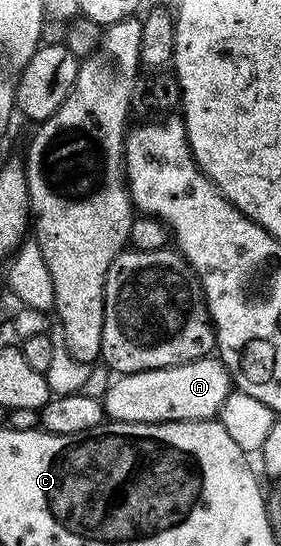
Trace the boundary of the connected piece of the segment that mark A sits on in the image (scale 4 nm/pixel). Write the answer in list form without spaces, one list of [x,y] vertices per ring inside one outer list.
[[[206,357],[183,365],[140,371],[130,375],[118,374],[117,379],[103,394],[105,413],[118,423],[170,423],[184,419],[211,419],[220,412],[223,401],[231,390],[229,370],[221,364],[220,358]]]

